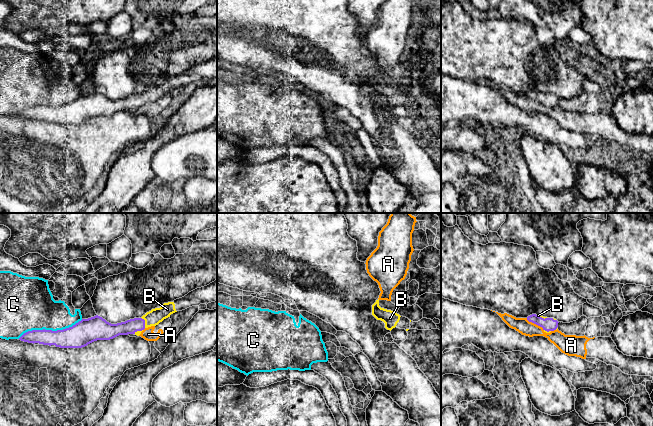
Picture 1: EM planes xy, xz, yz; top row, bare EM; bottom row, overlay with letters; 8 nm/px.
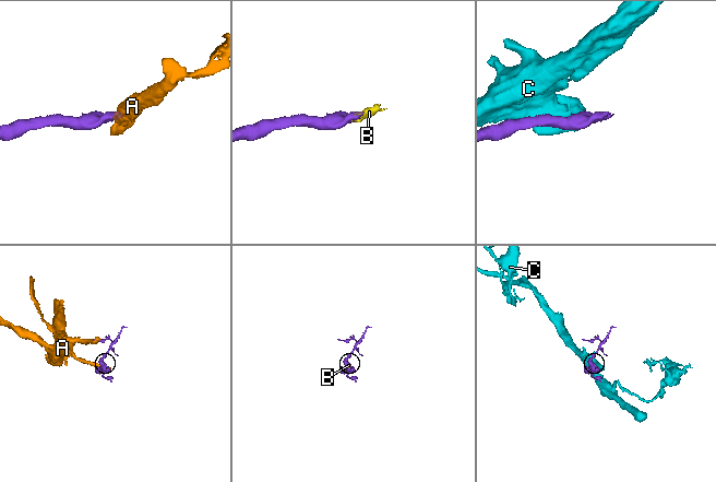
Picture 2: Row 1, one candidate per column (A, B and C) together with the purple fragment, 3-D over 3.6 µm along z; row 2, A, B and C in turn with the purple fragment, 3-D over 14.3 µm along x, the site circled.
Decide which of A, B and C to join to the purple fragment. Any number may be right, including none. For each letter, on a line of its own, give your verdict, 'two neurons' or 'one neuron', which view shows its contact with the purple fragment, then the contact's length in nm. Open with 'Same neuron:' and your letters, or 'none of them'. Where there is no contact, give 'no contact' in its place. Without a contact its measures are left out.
Same neuron: B
A: two neurons; contact in yz; length 170 nm
B: one neuron; contact in xy; length 90 nm
C: two neurons; contact in xy; length 550 nm

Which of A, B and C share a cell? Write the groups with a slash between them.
A / B / C

